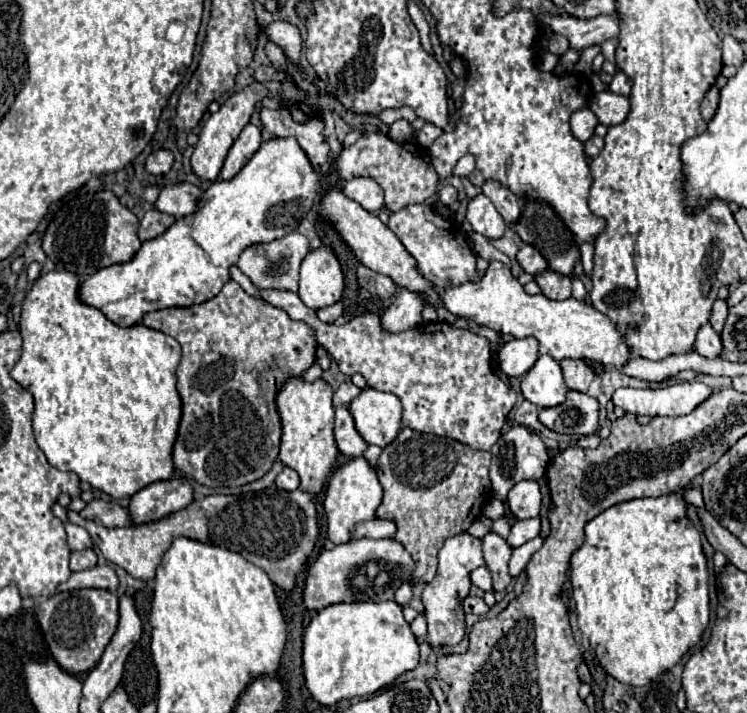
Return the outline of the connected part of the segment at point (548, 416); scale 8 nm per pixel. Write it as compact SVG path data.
M568 391L562 405L544 407L538 417L542 425L556 433L594 435L598 427L598 401L586 393Z

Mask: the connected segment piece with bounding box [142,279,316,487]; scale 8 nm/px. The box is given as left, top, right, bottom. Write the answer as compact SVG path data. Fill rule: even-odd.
M232 279L206 303L152 311L144 315L142 323L174 337L182 347L182 359L176 369L182 419L172 451L174 467L206 487L240 487L268 473L280 445L280 417L274 395L288 377L300 377L314 363L316 339L312 329L306 323L292 321L282 309L262 299L252 299Z

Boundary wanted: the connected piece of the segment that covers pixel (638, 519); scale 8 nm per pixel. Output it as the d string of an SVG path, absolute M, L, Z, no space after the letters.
M684 489L660 497L630 499L608 507L588 521L586 539L571 556L570 583L578 627L588 637L596 659L608 675L620 683L640 687L672 669L700 641L710 621L708 565L700 533L688 519Z

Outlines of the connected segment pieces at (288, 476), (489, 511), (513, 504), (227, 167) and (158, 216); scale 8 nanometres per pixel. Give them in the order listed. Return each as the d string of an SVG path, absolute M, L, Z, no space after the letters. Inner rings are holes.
M284 467L284 471L276 477L276 487L278 489L284 489L284 491L296 491L300 485L300 477L294 469L290 467Z
M498 499L490 500L483 510L483 514L491 520L496 520L504 515L504 504Z
M520 481L508 493L508 507L516 519L530 519L540 513L540 485L538 481Z
M252 123L246 125L226 155L226 161L220 171L220 179L232 179L246 165L246 161L258 151L260 143L262 143L260 127Z
M156 209L146 211L146 215L144 215L142 221L140 221L138 239L140 239L140 241L154 239L154 237L162 235L162 233L172 225L172 223L174 223L174 217L172 217L172 215L160 213L160 211L156 211Z

